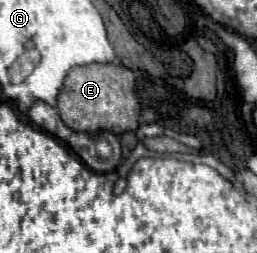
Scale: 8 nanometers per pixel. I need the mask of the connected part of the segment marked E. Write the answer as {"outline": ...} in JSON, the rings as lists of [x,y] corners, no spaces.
{"outline":[[[95,63],[85,67],[75,67],[69,71],[63,89],[59,91],[59,115],[69,129],[79,133],[99,133],[109,131],[123,135],[127,131],[137,131],[141,105],[135,93],[135,73],[123,65]]]}

